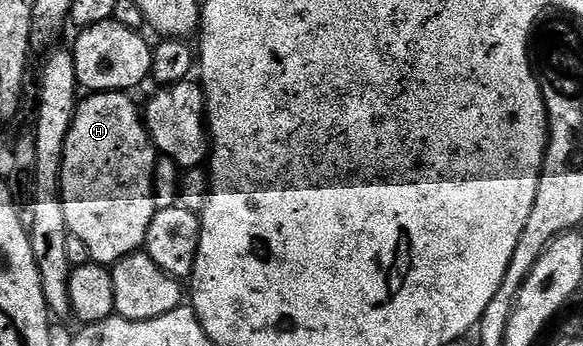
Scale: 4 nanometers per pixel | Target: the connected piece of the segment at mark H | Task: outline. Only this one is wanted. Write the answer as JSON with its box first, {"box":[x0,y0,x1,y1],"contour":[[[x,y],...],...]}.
{"box":[59,91,157,265],"contour":[[[97,91],[88,94],[78,100],[75,115],[71,118],[71,128],[65,137],[63,145],[63,160],[59,173],[59,196],[63,198],[63,208],[65,209],[65,221],[67,230],[72,236],[79,238],[79,243],[88,251],[90,262],[102,263],[104,265],[114,265],[119,259],[131,255],[134,251],[140,250],[147,242],[149,225],[153,221],[156,213],[155,205],[155,164],[157,152],[151,143],[151,138],[147,135],[147,124],[144,123],[140,108],[135,108],[135,103],[131,100],[130,94],[121,91]]]}

